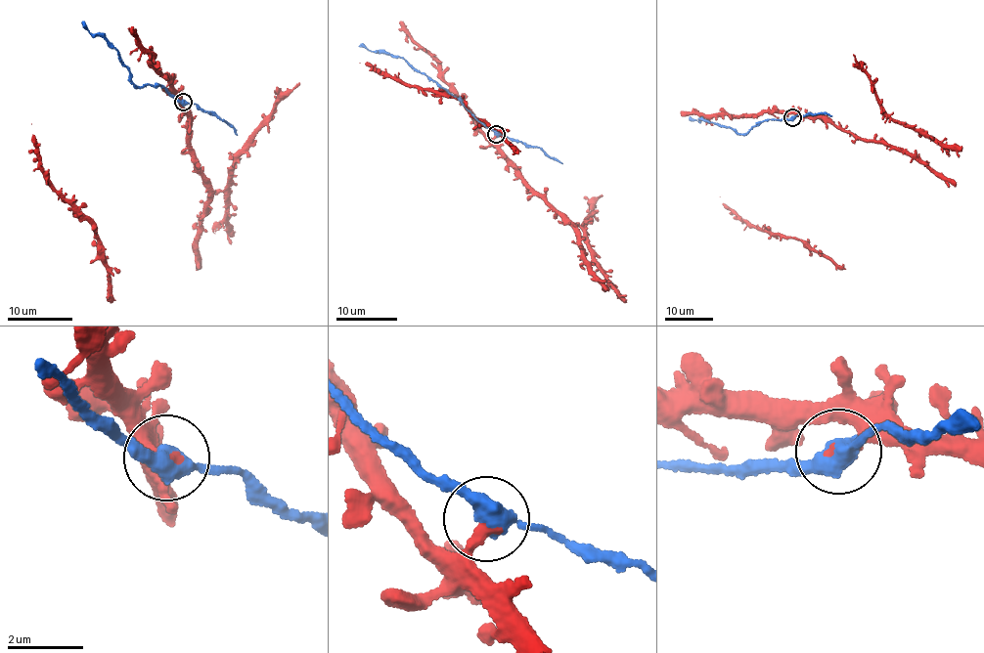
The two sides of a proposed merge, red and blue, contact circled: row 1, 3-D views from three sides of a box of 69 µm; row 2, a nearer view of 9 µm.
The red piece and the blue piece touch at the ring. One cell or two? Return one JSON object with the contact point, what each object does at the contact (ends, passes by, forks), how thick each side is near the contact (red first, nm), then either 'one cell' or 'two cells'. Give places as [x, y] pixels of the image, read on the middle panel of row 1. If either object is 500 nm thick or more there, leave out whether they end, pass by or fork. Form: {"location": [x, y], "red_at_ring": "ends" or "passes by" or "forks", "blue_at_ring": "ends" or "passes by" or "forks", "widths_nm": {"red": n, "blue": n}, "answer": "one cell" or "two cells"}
{"location": [496, 134], "red_at_ring": "ends", "blue_at_ring": "passes by", "widths_nm": {"red": 420, "blue": 440}, "answer": "two cells"}

